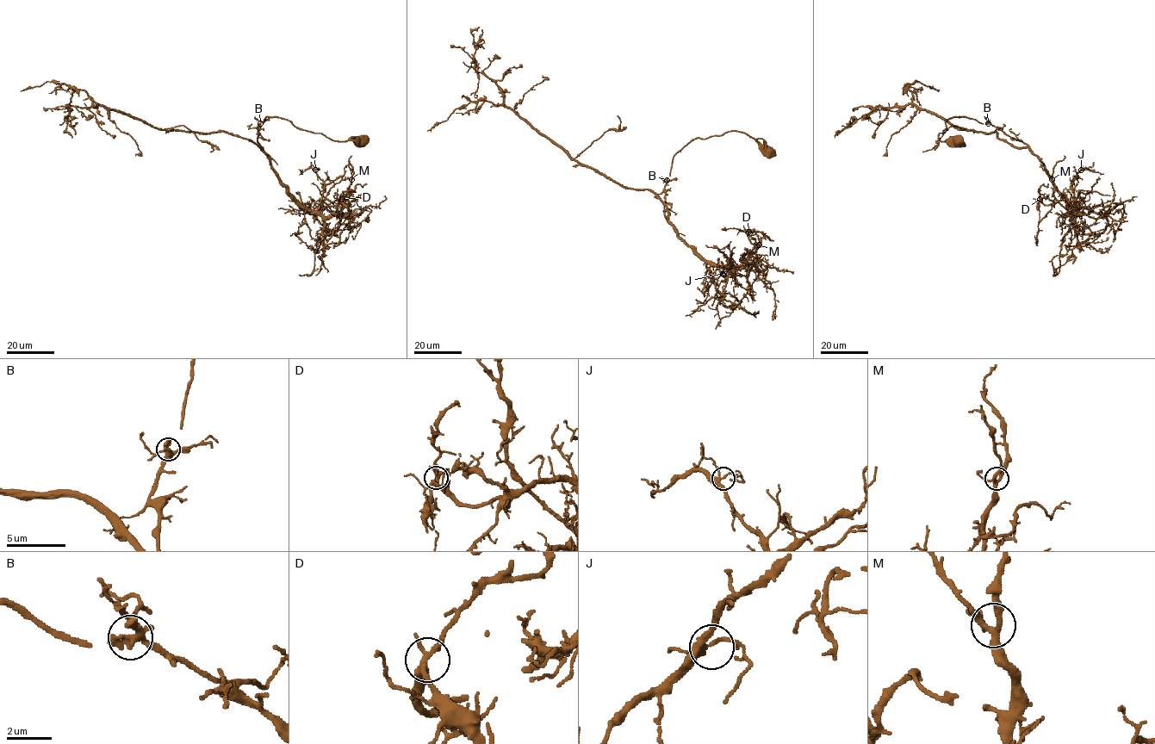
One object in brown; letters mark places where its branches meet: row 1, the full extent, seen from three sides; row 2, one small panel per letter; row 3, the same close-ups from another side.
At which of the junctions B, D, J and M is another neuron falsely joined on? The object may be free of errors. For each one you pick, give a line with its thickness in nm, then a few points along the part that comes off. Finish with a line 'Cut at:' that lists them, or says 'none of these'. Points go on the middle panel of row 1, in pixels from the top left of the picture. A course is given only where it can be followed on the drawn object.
Cut at: none of these

